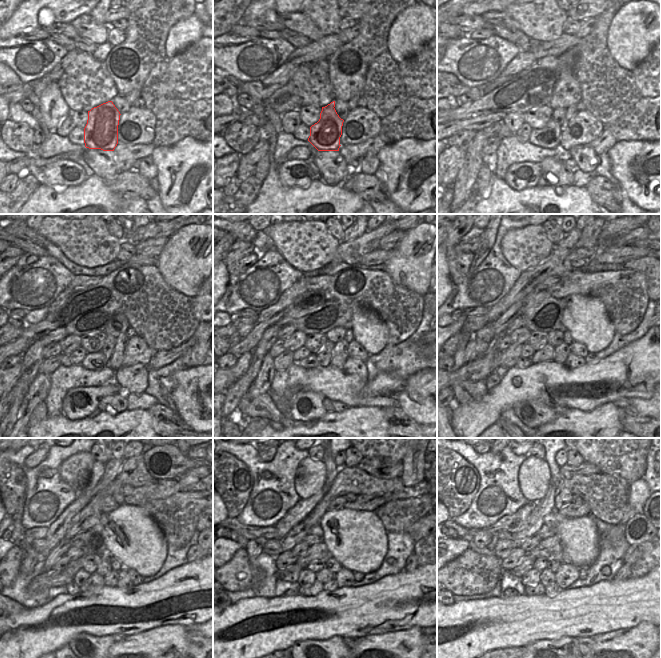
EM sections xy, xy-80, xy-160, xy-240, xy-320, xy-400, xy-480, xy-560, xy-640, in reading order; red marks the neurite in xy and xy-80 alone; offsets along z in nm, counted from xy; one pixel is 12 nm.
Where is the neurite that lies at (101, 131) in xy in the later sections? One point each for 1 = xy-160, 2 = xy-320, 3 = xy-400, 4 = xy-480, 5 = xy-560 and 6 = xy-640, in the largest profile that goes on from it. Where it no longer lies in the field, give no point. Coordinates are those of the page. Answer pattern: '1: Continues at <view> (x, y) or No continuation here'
1: Continues at xy-160 (548, 137)
2: Continues at xy-320 (310, 362)
3: Continues at xy-400 (522, 363)
4: Continues at xy-480 (71, 588)
5: Continues at xy-560 (290, 592)
6: Continues at xy-640 (510, 592).

